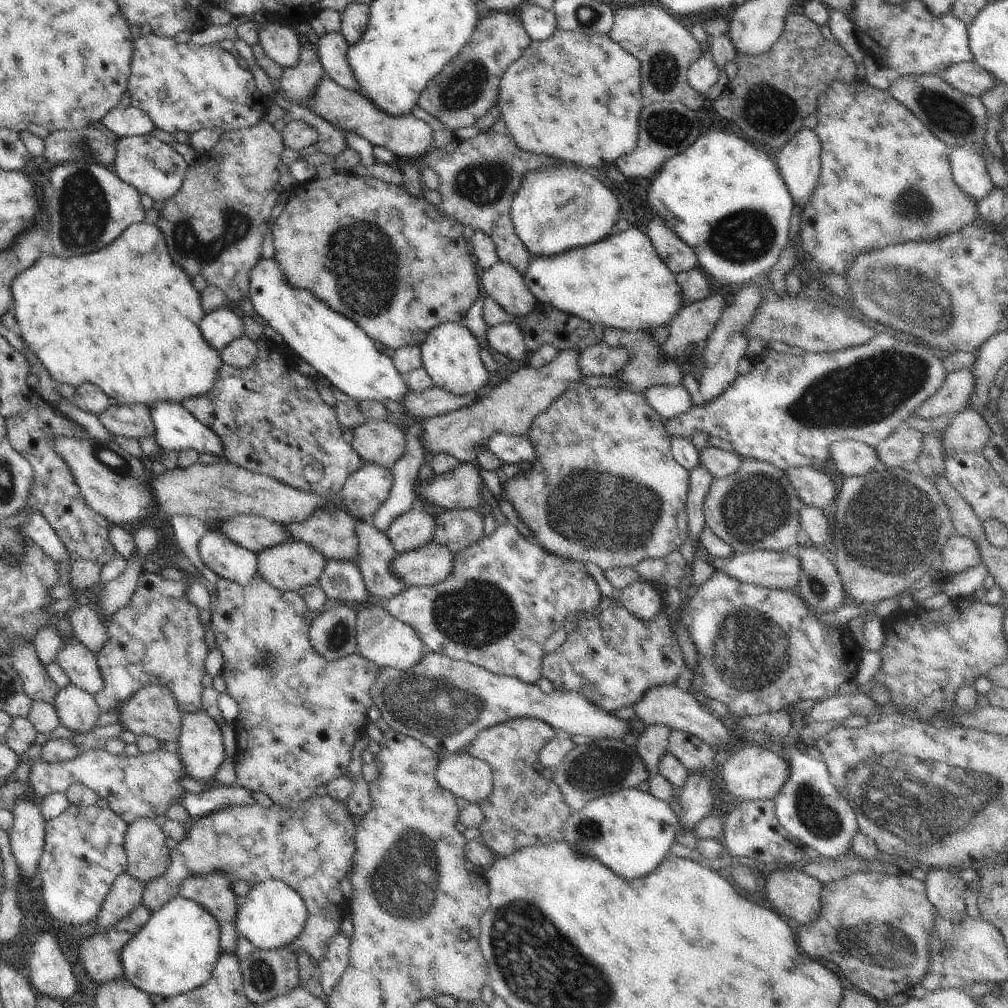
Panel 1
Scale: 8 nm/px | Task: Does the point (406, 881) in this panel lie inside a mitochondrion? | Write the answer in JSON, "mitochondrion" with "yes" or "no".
{"mitochondrion":"yes"}

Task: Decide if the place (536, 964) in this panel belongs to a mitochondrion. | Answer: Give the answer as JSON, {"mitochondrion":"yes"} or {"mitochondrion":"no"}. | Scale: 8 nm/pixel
{"mitochondrion":"yes"}

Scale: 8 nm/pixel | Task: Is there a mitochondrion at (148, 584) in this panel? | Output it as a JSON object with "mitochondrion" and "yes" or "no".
{"mitochondrion":"no"}

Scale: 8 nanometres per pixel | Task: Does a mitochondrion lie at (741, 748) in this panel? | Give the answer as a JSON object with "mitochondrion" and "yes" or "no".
{"mitochondrion":"no"}

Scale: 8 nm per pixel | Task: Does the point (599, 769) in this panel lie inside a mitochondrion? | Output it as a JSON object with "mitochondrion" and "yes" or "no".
{"mitochondrion":"yes"}

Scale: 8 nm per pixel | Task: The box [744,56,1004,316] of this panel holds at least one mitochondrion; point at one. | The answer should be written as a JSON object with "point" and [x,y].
{"point":[947,114]}

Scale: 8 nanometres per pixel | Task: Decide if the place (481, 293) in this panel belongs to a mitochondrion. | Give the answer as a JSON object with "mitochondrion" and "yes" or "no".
{"mitochondrion":"no"}

